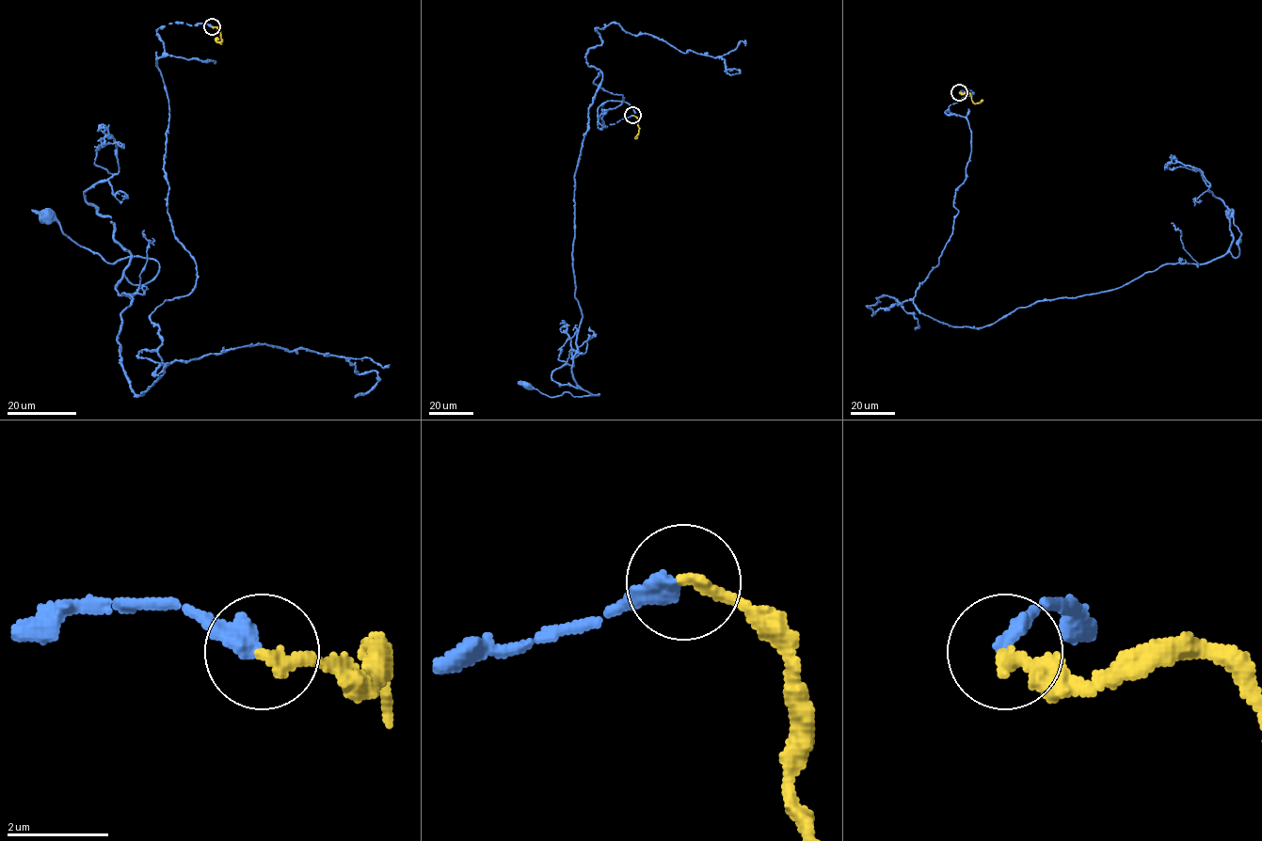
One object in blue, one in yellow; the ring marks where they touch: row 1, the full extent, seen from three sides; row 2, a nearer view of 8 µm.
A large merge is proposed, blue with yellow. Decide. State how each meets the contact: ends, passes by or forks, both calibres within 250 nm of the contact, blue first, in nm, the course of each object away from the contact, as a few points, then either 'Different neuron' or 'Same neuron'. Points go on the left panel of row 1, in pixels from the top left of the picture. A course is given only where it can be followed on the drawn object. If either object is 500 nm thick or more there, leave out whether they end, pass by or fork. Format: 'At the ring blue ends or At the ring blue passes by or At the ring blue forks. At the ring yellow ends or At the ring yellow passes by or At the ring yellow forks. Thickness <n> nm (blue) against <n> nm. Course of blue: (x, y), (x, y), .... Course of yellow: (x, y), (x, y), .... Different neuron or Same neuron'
At the ring blue ends. At the ring yellow ends. Thickness 360 nm (blue) against 240 nm. Course of blue: (211, 26), (156, 29), (197, 279), (151, 315), (164, 372), (140, 395), (116, 289), (159, 264), (44, 216). Course of yellow: (211, 26), (219, 27), (221, 32), (221, 42), (215, 39). Same neuron

